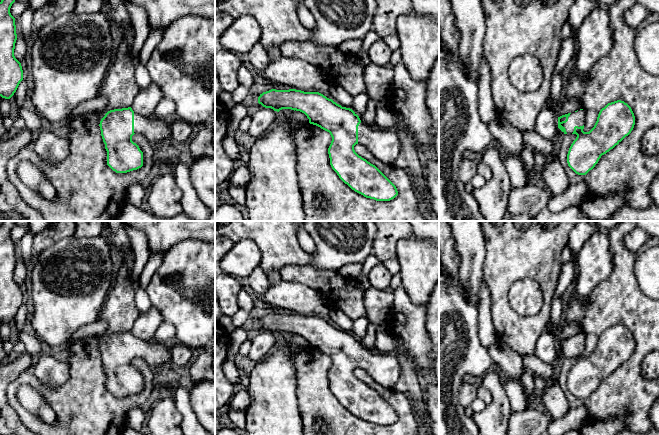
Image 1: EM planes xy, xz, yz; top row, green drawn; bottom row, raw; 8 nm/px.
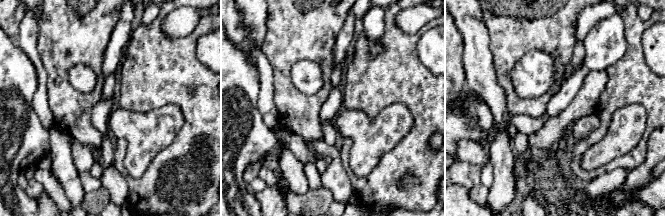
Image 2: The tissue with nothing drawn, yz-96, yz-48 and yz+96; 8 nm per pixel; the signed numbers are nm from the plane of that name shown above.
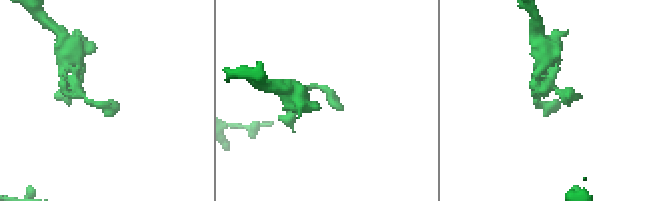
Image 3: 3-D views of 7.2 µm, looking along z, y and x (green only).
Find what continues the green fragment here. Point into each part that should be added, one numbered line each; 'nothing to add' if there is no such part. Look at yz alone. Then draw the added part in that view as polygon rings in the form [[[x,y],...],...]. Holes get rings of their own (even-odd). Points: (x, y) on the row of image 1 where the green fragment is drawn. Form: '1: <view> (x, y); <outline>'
1: yz (578, 118); [[[578,110],[577,112],[572,112],[568,117],[566,123],[561,124],[565,129],[567,134],[572,134],[575,126],[585,125],[586,114],[584,110]]]

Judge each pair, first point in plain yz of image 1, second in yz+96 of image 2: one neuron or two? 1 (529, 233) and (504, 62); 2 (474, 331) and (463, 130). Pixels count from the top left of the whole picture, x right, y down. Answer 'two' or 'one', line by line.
1: one
2: one

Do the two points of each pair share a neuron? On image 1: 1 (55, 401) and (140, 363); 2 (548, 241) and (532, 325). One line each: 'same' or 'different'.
1: same
2: same

